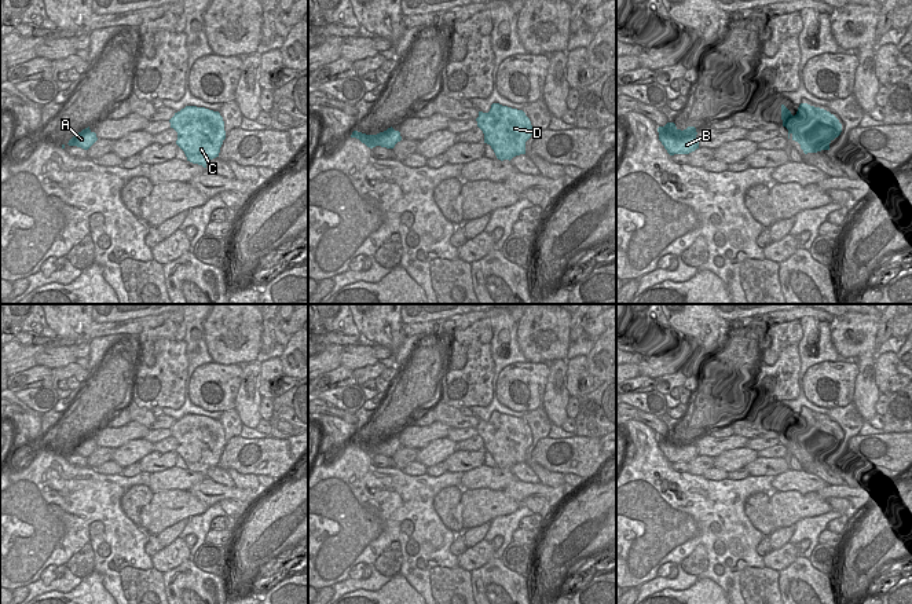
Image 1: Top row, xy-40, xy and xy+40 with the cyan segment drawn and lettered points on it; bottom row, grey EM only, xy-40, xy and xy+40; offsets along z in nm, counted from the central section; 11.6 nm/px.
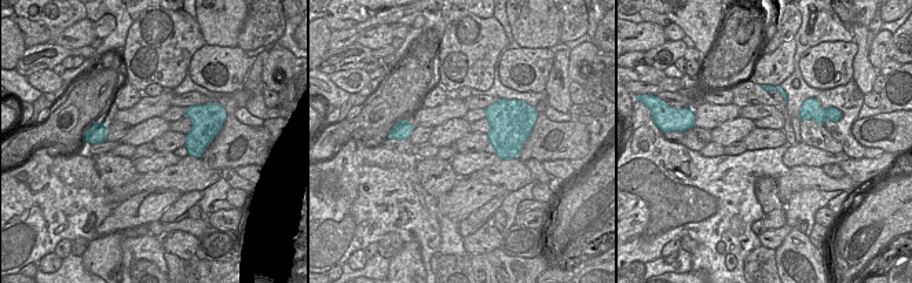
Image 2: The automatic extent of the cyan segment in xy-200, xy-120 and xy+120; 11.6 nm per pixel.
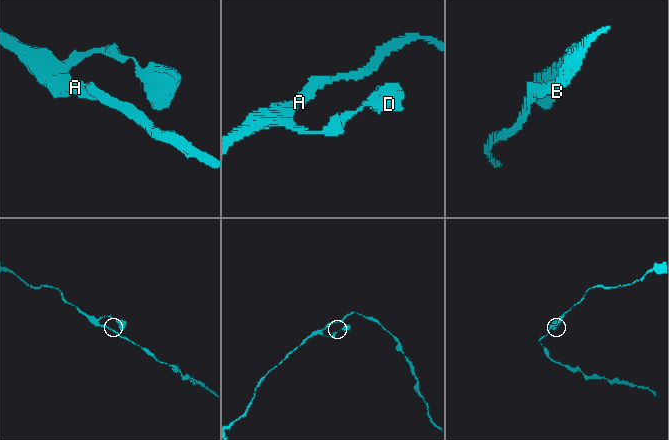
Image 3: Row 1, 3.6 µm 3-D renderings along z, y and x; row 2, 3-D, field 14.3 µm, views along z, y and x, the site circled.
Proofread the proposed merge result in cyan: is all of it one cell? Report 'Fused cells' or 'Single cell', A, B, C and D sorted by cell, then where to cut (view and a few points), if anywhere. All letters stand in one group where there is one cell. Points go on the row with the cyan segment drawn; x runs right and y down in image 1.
Single cell. Groups: A B C D. No split.

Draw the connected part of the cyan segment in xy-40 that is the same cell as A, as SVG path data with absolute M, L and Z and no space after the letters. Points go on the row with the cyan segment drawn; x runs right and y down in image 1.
M88 127L78 132L76 136L73 136L67 144L88 150L96 140L98 140L96 133L92 132Z

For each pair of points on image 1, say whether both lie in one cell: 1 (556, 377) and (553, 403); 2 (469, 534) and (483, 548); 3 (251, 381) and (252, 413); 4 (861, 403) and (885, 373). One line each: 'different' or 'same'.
1: same
2: different
3: same
4: different

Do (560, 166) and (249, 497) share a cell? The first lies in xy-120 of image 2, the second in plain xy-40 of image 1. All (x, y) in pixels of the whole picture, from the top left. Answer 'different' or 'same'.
different

